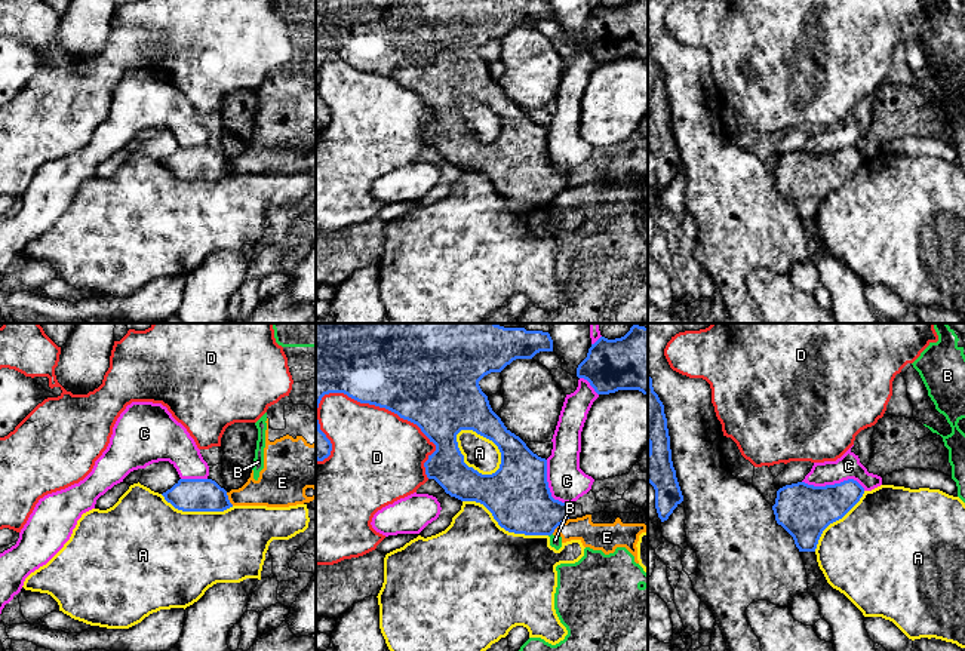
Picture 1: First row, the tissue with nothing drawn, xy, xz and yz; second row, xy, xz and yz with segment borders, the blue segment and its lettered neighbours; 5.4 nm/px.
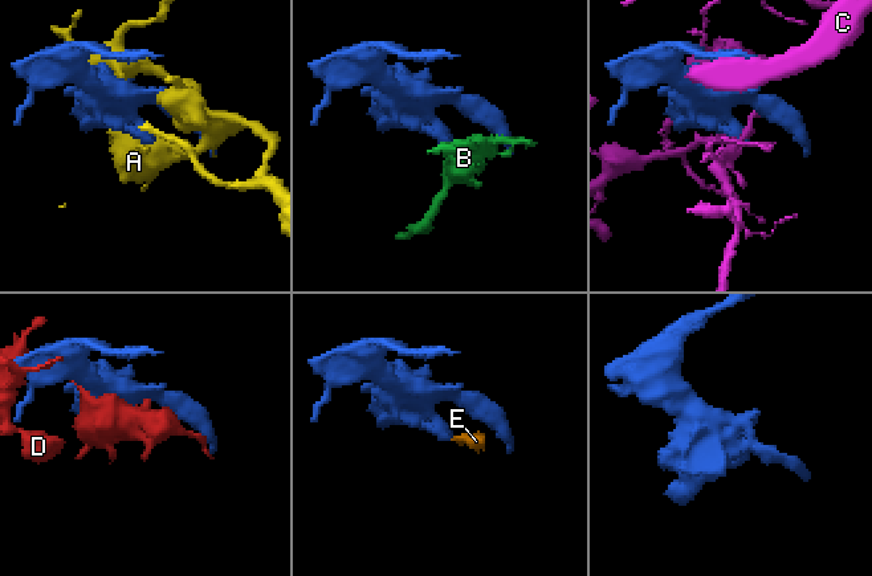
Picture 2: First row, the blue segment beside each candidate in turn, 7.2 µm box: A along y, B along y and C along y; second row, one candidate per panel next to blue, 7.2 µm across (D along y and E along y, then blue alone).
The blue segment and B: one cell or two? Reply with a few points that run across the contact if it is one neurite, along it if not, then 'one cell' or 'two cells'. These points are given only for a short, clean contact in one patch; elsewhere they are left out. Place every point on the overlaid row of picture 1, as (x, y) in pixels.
line xz (552, 533), (549, 536); two cells

